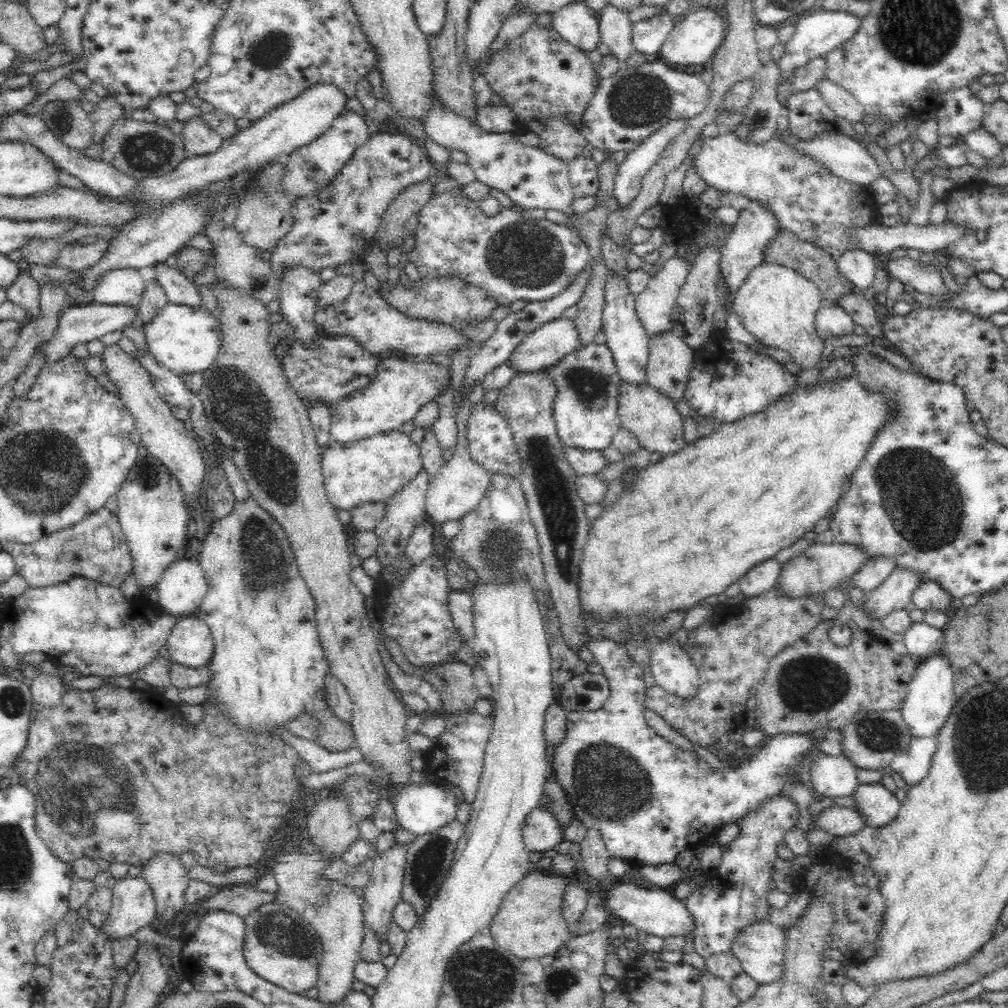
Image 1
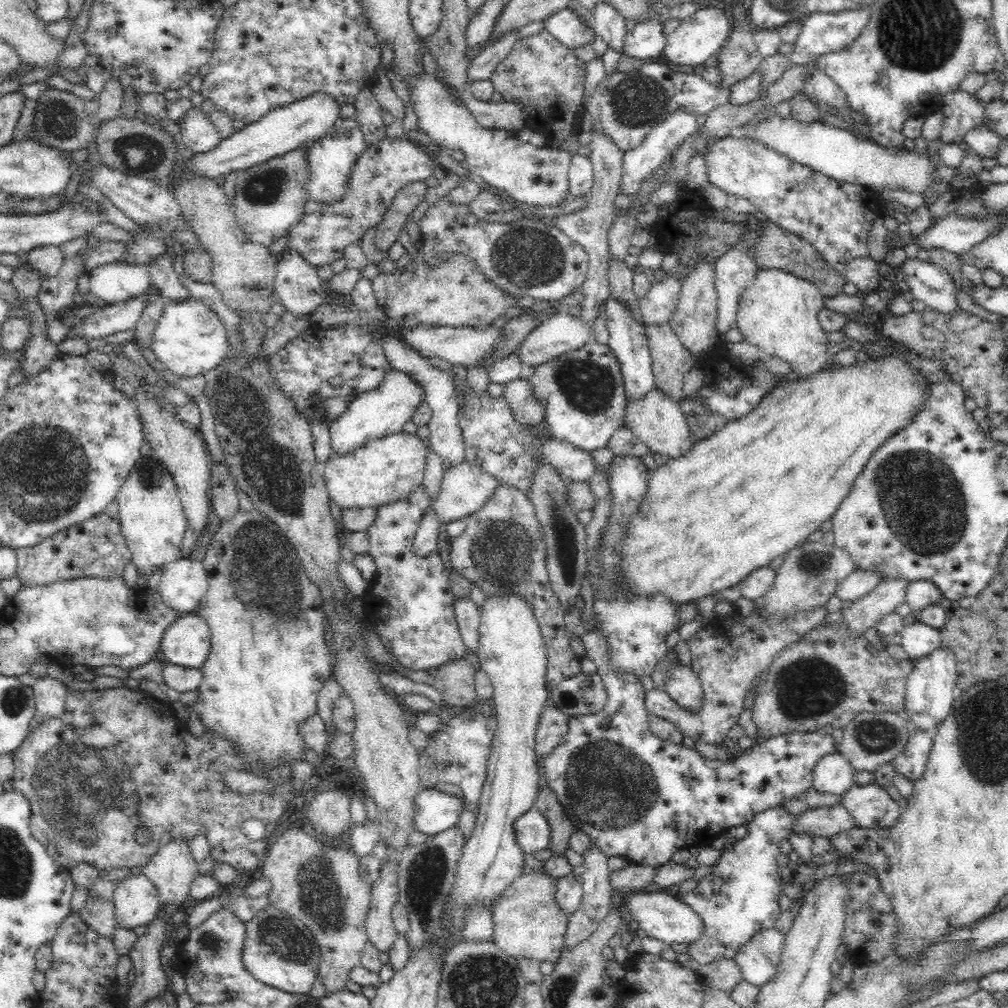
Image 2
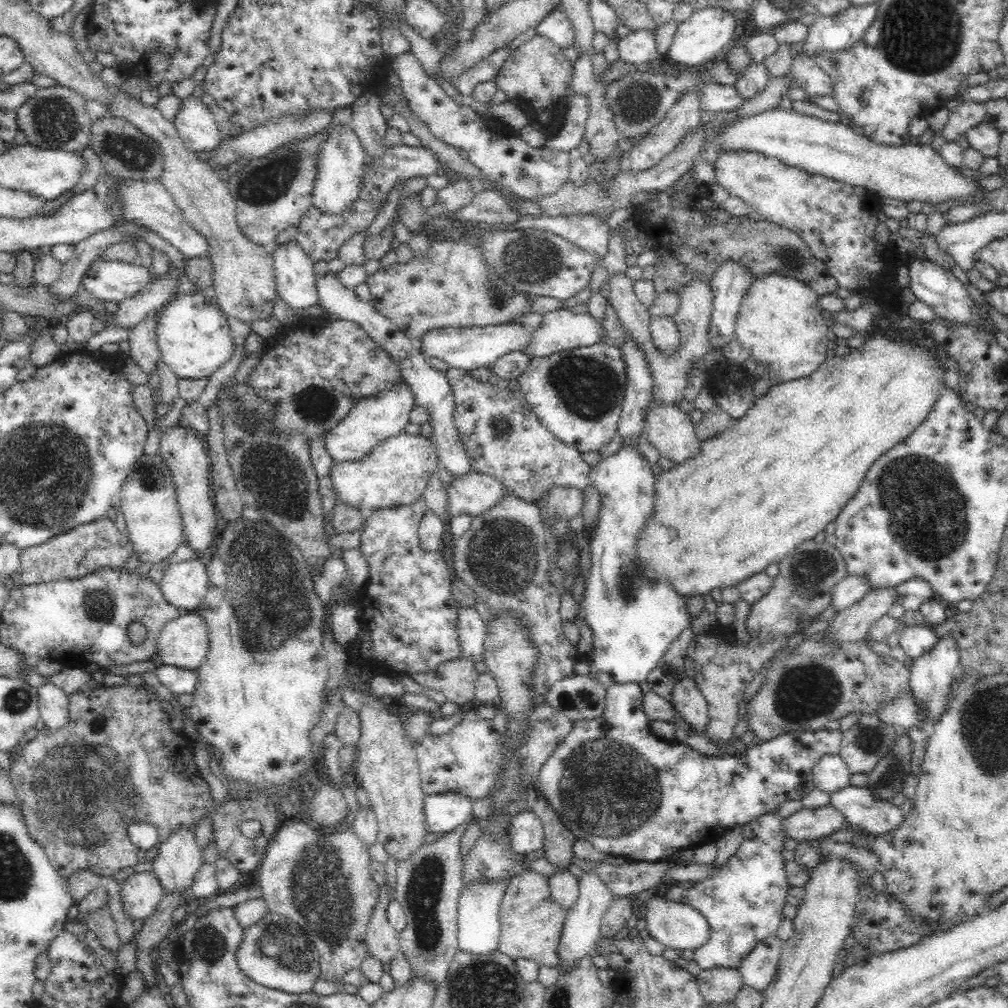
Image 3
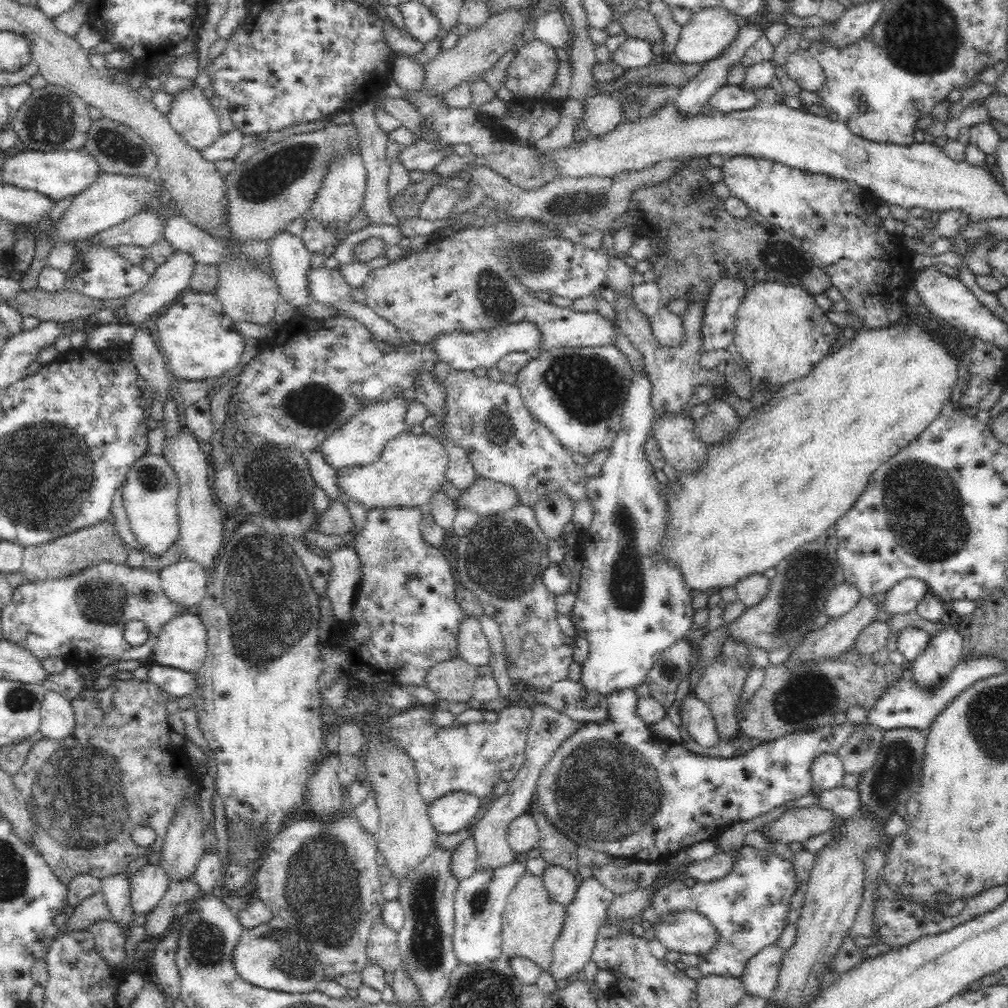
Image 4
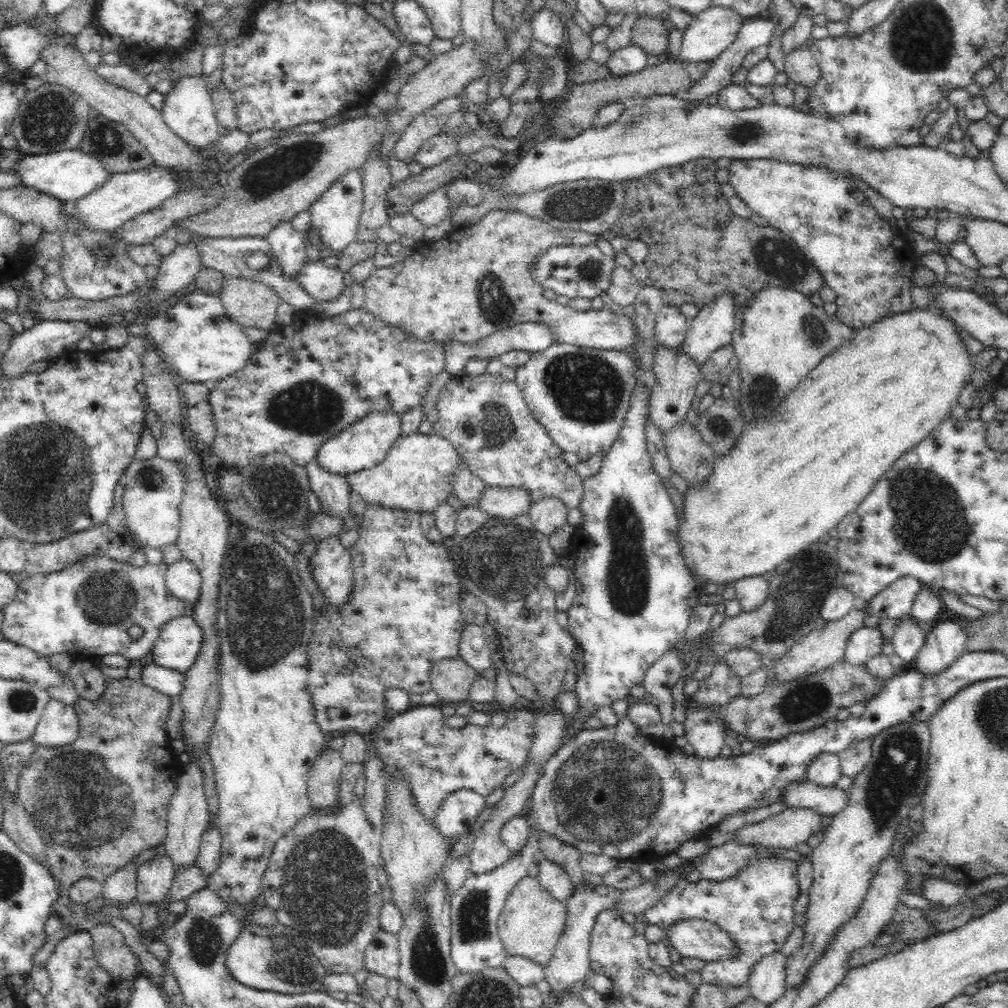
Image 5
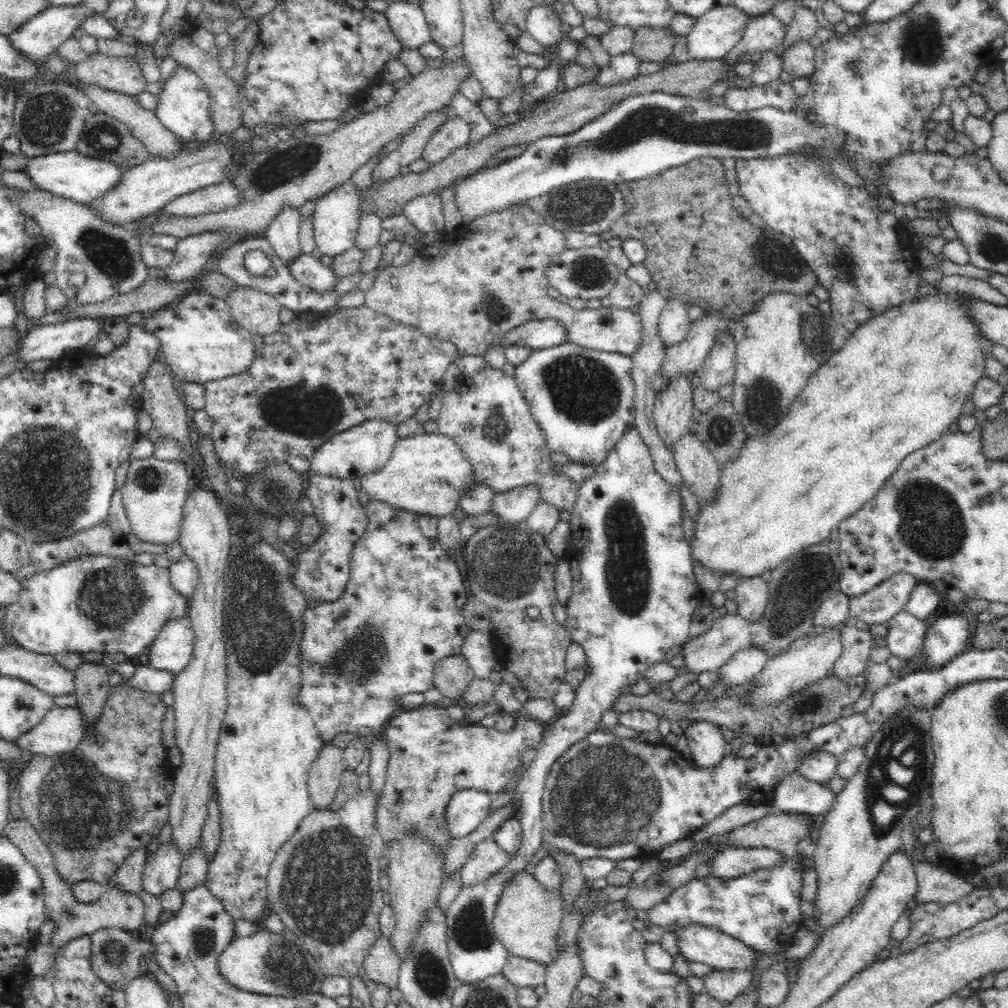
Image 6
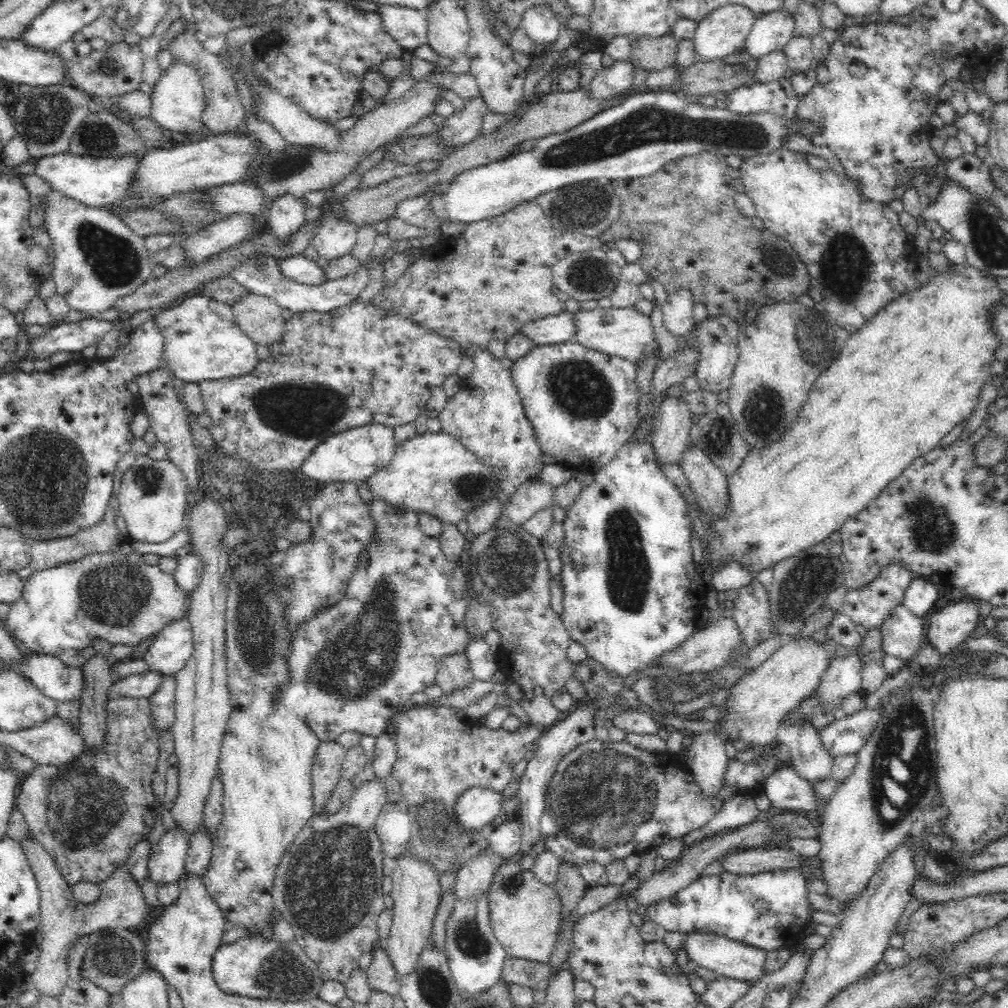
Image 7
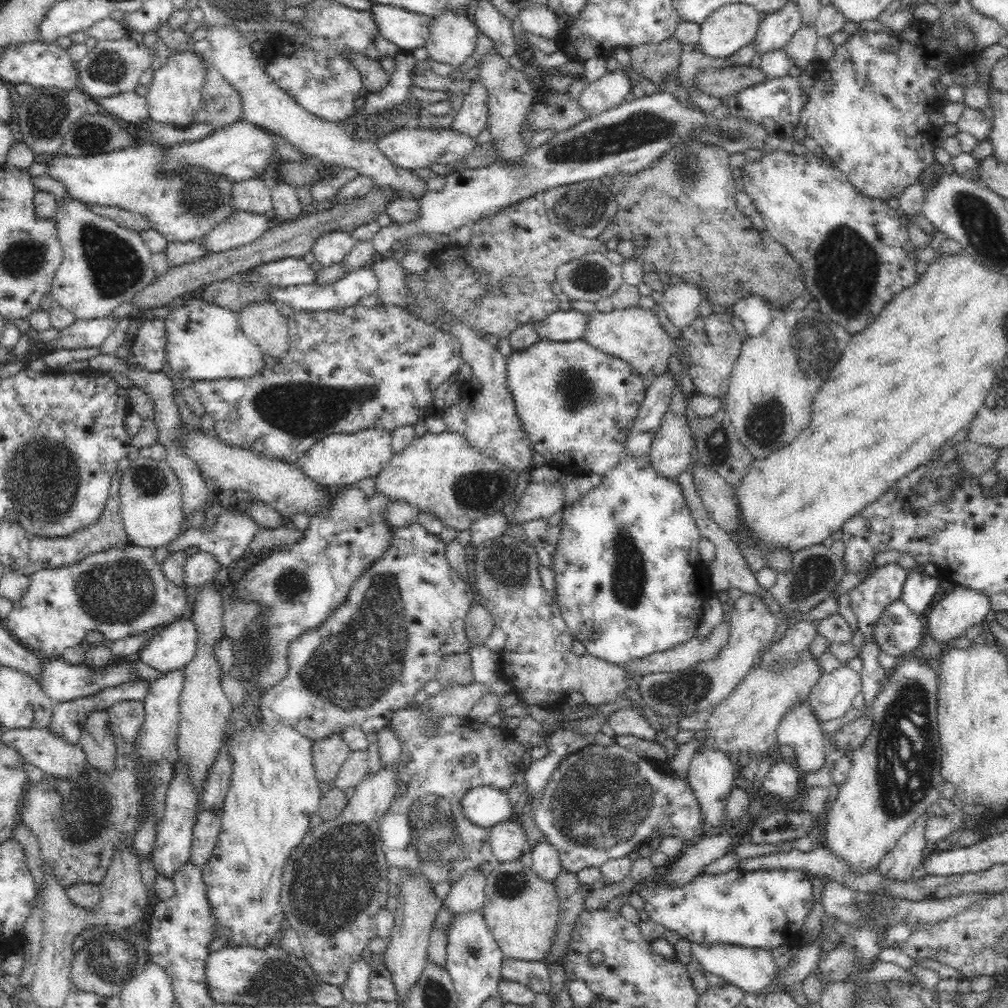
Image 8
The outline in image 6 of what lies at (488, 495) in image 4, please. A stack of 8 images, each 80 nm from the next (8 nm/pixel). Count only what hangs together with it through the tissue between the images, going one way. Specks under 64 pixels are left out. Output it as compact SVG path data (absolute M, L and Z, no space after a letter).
M536 485L518 487L503 493L495 493L491 512L498 514L502 523L509 525L525 521L540 501L543 500Z

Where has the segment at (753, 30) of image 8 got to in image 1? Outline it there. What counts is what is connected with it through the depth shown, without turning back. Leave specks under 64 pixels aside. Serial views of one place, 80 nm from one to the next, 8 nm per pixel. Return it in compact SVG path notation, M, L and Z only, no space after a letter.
M704 8L694 12L686 12L680 23L673 26L660 49L660 58L670 64L708 65L716 50L722 44L727 33L727 21L719 11Z

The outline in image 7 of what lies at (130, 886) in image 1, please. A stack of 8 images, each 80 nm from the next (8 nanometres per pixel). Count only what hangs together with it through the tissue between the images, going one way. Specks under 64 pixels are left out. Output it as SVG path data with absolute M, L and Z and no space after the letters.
M178 827L165 832L156 846L153 846L147 864L150 879L160 884L176 883L184 874L188 856L189 838Z

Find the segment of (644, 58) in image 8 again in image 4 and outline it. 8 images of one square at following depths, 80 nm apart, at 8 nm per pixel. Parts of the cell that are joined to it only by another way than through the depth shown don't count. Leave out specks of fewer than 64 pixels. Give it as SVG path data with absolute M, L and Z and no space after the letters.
M631 10L621 19L621 26L629 37L644 39L650 46L662 44L663 32L649 10Z

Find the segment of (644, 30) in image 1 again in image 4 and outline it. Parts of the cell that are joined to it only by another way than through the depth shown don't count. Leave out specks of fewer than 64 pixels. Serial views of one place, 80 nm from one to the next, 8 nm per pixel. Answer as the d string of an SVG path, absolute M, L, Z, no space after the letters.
M628 37L624 44L611 53L610 60L620 65L623 70L639 69L652 62L652 46L644 39Z

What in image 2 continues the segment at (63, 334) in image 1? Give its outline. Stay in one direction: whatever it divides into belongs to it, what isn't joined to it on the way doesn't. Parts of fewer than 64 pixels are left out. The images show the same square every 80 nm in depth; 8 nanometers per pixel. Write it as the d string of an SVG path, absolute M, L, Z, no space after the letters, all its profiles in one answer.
M151 284L136 298L118 302L99 309L81 322L76 330L69 330L70 338L104 339L105 335L118 332L132 332L138 324L143 310L156 297L161 295L160 289Z

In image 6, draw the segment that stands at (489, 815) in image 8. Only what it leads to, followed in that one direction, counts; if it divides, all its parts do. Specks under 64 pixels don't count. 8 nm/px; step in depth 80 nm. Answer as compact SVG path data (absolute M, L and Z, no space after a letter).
M476 789L459 790L447 806L446 823L452 837L463 838L486 822L494 796Z

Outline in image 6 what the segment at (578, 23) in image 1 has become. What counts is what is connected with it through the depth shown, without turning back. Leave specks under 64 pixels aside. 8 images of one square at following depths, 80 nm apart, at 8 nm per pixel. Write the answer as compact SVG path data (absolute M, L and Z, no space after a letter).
M550 5L536 6L526 14L525 31L542 46L551 46L560 40L561 21Z

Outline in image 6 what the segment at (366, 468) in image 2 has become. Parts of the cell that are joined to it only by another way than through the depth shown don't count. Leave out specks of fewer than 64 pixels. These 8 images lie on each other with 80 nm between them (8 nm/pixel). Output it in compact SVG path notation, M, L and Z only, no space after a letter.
M420 431L396 441L390 460L380 470L366 474L356 481L371 499L380 500L397 509L440 517L452 515L459 498L467 495L482 481L476 479L472 462L453 438L445 434Z

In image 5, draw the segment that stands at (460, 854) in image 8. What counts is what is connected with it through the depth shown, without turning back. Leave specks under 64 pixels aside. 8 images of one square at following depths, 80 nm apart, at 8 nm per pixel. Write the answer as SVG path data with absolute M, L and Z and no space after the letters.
M439 703L419 704L411 706L403 713L390 714L373 736L373 746L383 762L386 773L408 781L418 809L434 828L440 805L451 792L458 789L470 789L487 796L496 788L509 782L507 776L524 764L526 754L532 748L536 724L535 713L530 708L513 709L512 712L505 714L508 720L503 728L495 728L493 725L468 724L465 727L454 729L447 724L446 716L442 713Z

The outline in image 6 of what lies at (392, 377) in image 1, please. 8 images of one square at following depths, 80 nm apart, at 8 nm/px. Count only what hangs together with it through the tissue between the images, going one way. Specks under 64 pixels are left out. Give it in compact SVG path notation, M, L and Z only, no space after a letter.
M371 420L353 425L351 429L335 434L330 440L318 446L309 464L308 473L357 481L387 464L398 439L396 425L388 421Z

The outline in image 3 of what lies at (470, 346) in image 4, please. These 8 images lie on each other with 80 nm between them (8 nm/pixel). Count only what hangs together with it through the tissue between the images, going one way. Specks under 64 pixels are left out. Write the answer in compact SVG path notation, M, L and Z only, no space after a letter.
M512 321L482 327L432 330L424 335L417 346L427 359L437 358L444 361L449 368L473 372L479 368L491 369L498 358L508 352L526 350L528 342L532 342L532 333L528 332L526 326Z

